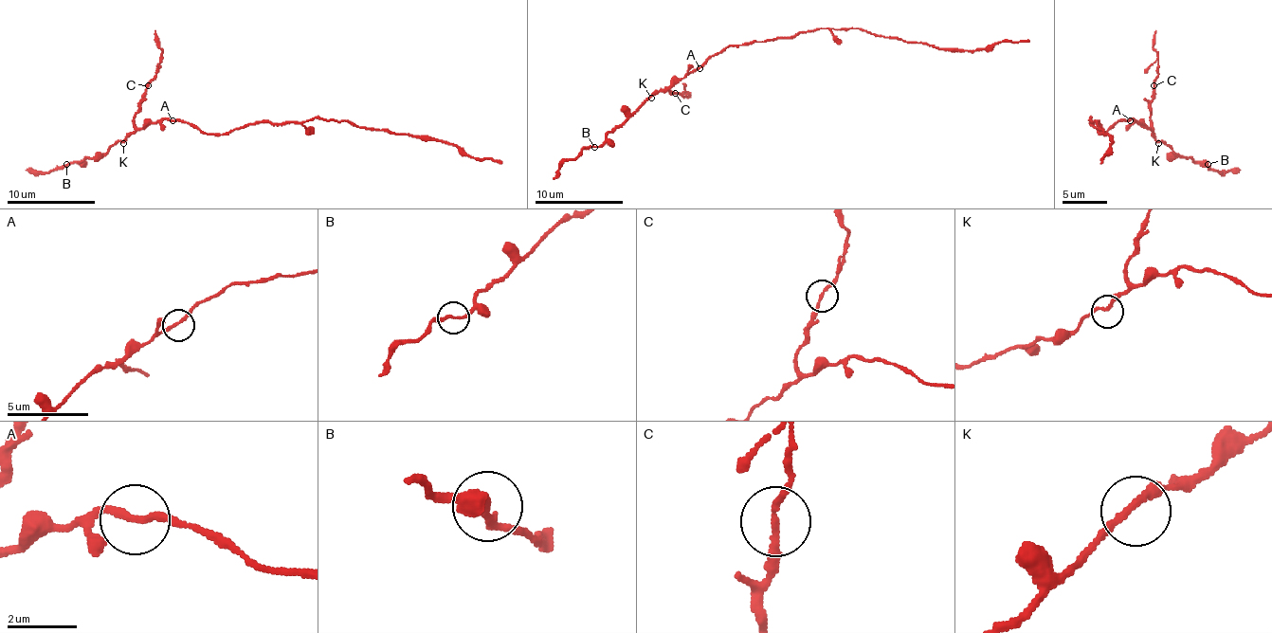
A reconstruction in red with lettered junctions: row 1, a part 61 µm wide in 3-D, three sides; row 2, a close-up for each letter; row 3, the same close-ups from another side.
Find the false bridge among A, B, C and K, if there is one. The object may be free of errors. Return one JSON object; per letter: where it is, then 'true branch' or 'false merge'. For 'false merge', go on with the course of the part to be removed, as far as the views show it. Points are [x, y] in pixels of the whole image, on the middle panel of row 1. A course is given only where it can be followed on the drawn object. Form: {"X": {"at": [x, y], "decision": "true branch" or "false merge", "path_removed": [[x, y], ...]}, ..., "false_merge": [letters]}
{"A": {"at": [699, 68], "decision": "true branch"}, "B": {"at": [594, 147], "decision": "false merge", "path_removed": [[593, 146], [567, 159], [554, 179]]}, "C": {"at": [675, 93], "decision": "true branch"}, "K": {"at": [651, 98], "decision": "true branch"}, "false_merge": ["B"]}

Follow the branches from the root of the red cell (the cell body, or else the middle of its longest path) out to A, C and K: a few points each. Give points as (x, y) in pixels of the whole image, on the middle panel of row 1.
A: (766, 40), (751, 45), (731, 45), (699, 68)
C: (766, 40), (751, 45), (731, 45), (711, 55), (699, 66), (662, 88), (675, 93)
K: (766, 40), (751, 45), (731, 45), (651, 98)

